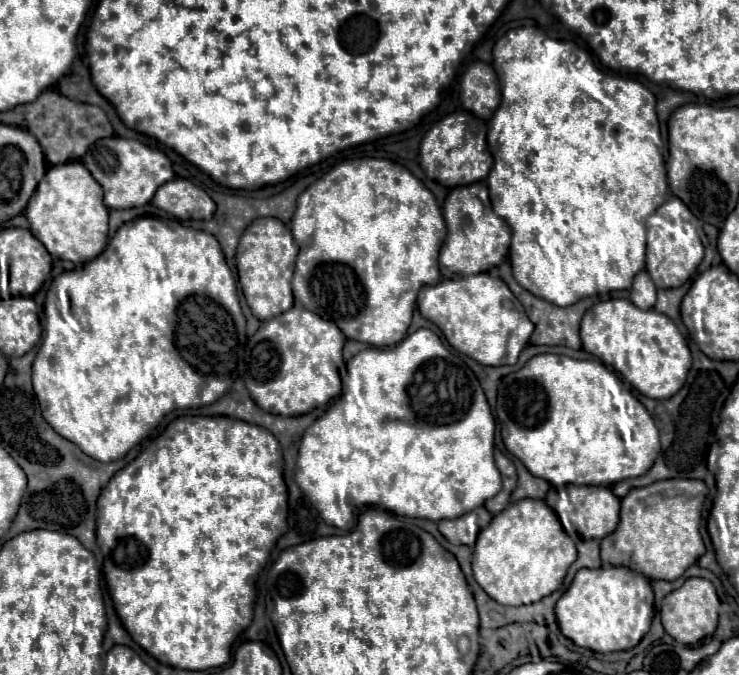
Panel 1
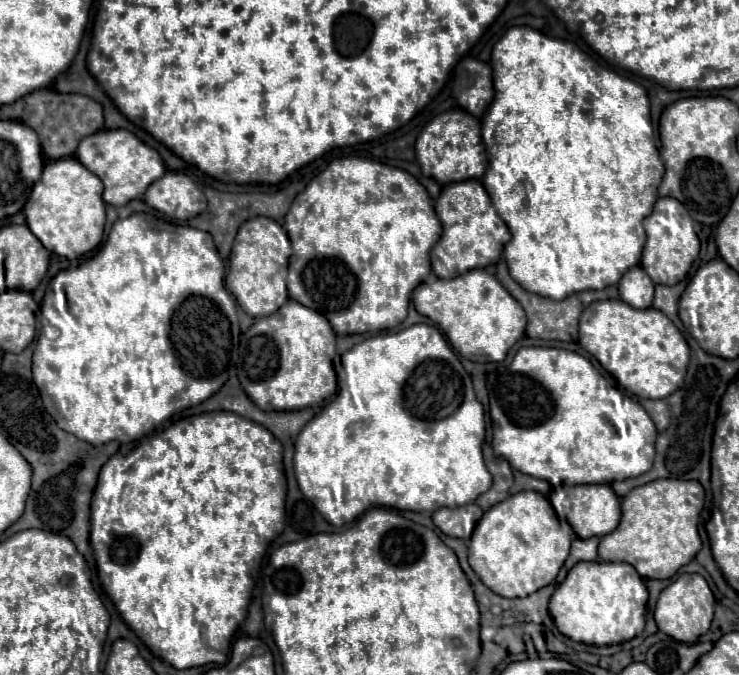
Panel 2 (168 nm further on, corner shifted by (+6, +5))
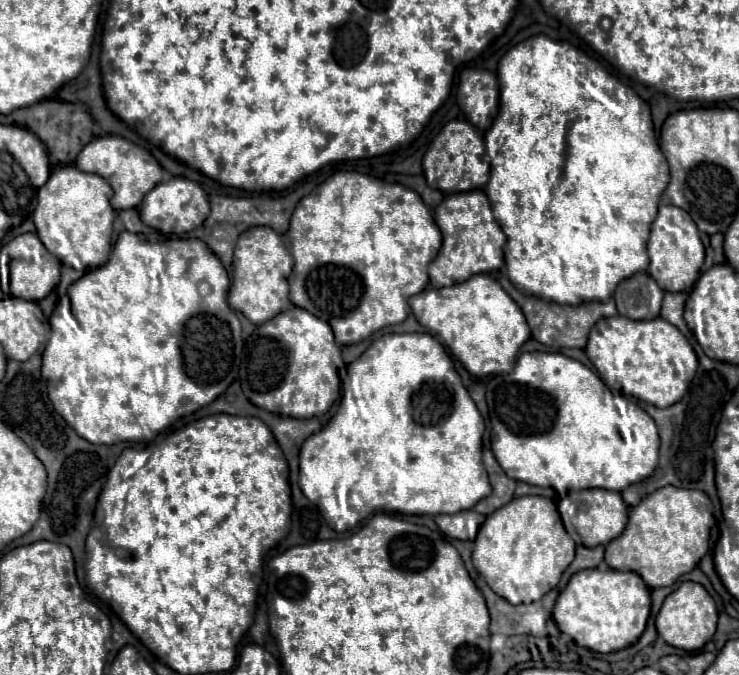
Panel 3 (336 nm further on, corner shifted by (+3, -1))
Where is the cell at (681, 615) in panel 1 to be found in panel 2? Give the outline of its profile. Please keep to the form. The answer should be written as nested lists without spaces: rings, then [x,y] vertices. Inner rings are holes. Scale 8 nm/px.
[[[682,573],[674,583],[670,583],[658,597],[654,619],[660,631],[682,643],[696,643],[704,633],[708,633],[714,615],[714,595],[704,577],[696,573]]]

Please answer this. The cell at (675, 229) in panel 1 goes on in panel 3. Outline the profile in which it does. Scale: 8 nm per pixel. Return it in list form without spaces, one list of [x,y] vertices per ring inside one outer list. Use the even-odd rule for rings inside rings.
[[[659,205],[657,219],[651,225],[651,237],[647,249],[649,249],[647,271],[663,291],[671,293],[689,291],[695,285],[699,269],[705,259],[705,249],[699,239],[699,229],[687,211],[681,211],[681,207],[675,205]]]

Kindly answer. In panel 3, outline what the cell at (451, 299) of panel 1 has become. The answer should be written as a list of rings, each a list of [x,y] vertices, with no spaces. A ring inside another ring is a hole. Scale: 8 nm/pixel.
[[[473,275],[463,283],[435,289],[429,287],[409,299],[417,321],[451,349],[471,375],[509,373],[515,365],[519,347],[529,339],[525,315],[503,287],[489,275]]]

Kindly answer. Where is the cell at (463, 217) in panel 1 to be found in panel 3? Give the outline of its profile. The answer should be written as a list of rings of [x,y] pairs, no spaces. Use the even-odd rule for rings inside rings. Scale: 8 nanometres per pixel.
[[[483,189],[447,195],[443,203],[435,209],[435,221],[443,233],[443,245],[439,249],[439,255],[429,265],[433,287],[449,287],[455,283],[463,283],[471,275],[489,273],[503,267],[505,233],[495,221]]]

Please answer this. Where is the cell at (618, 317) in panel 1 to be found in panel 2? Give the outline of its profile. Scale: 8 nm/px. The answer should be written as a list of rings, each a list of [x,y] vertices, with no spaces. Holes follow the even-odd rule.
[[[594,301],[580,317],[580,345],[632,395],[664,399],[682,385],[690,349],[676,325],[658,309],[634,309],[624,301]]]

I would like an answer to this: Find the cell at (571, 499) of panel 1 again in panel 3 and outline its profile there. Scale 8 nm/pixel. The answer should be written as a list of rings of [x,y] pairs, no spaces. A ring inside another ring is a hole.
[[[606,489],[570,492],[559,501],[558,511],[567,533],[575,541],[575,544],[585,547],[607,545],[617,535],[621,535],[621,531],[627,525],[627,505],[623,503],[619,493]]]

